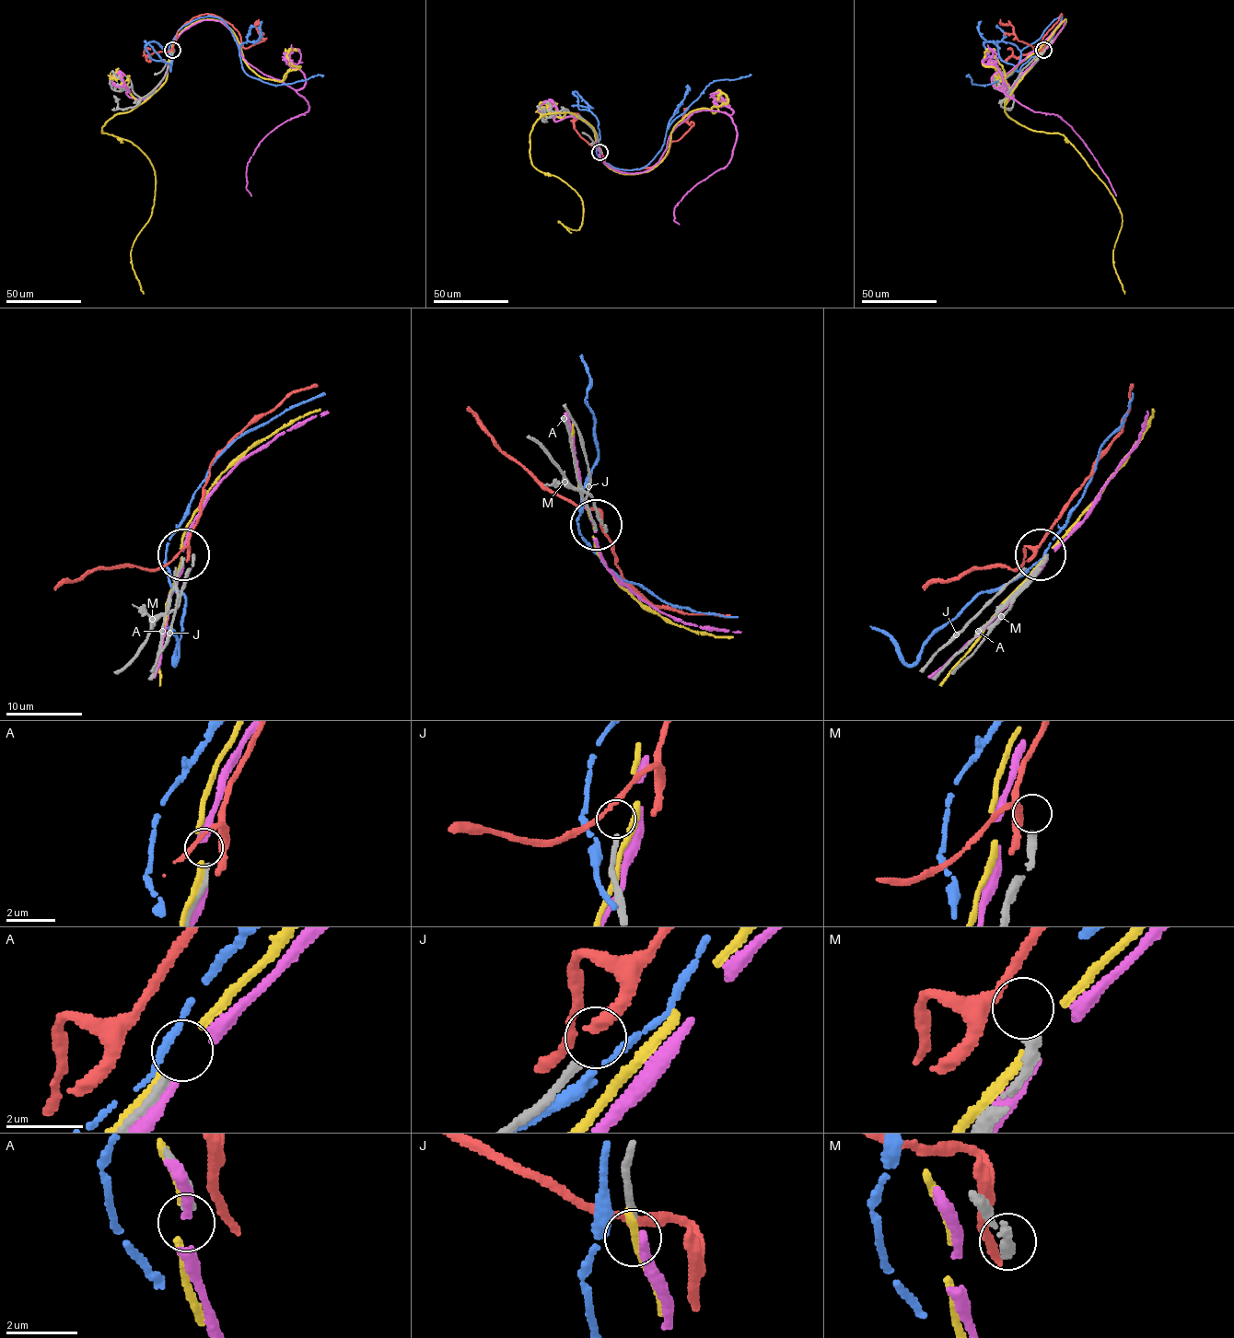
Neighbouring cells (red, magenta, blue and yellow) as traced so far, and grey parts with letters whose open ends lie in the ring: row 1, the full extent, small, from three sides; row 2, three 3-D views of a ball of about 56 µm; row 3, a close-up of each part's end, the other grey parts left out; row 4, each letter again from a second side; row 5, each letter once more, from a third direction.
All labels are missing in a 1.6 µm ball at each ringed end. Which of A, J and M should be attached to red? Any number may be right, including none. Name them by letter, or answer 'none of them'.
none of them

